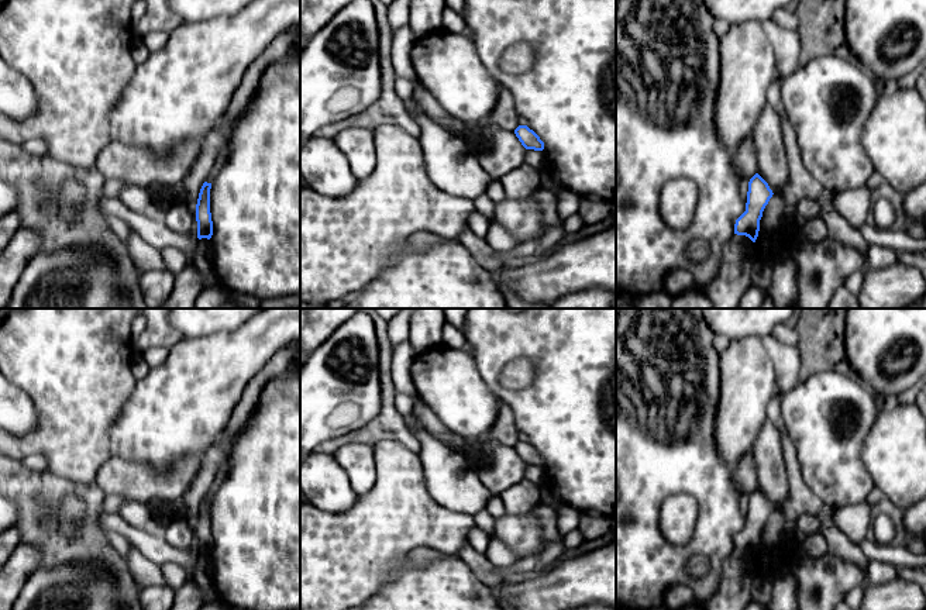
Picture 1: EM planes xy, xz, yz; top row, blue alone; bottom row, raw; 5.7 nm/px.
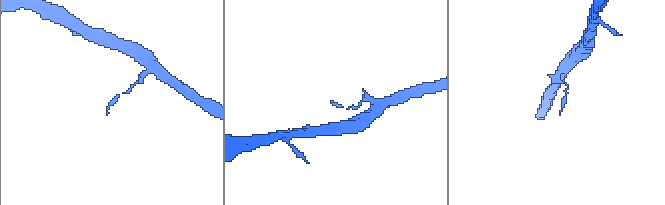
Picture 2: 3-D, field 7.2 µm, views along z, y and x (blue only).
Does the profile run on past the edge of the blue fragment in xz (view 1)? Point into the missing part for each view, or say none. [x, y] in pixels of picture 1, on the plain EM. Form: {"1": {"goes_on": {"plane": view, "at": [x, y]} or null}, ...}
{"1": {"goes_on": null}}

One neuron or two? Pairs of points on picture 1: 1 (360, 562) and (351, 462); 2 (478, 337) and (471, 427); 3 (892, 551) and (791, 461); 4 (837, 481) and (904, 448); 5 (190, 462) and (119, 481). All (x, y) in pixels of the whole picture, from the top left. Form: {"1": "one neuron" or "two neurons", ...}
{"1": "two neurons", "2": "two neurons", "3": "two neurons", "4": "two neurons", "5": "one neuron"}

